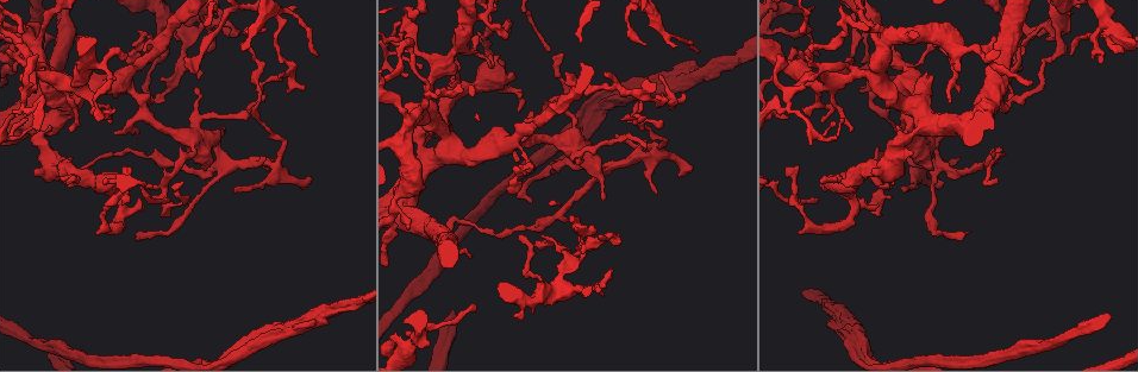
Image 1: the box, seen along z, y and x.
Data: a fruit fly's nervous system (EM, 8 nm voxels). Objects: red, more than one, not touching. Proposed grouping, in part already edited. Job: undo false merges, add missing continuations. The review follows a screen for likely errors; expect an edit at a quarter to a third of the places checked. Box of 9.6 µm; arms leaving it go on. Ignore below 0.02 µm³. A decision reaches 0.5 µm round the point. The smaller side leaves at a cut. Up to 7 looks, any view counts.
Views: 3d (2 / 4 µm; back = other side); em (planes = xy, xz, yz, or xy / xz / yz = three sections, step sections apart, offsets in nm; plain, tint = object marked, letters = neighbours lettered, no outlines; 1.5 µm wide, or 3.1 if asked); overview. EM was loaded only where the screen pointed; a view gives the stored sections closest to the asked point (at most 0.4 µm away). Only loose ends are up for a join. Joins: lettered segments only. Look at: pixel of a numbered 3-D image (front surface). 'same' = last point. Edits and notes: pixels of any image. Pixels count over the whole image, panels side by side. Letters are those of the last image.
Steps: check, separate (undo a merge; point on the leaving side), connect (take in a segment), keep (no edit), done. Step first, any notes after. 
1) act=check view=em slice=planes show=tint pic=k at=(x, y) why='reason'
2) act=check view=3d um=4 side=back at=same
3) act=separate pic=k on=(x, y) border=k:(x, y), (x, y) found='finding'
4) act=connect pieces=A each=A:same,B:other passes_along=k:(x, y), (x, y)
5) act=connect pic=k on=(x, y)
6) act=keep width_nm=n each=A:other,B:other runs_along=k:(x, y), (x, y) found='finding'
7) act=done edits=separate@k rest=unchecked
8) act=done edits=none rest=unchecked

act=check view=3d um=4 side=back pic=1 at=(864, 85) why='free end'

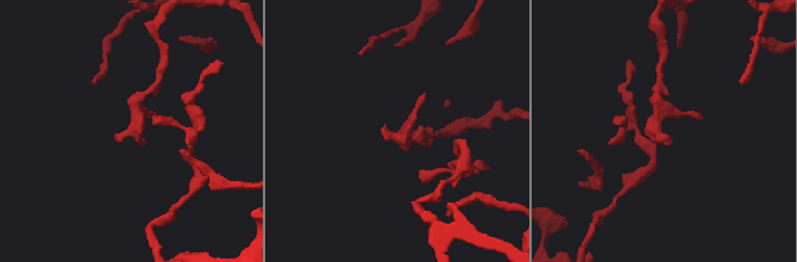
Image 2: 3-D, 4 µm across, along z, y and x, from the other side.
act=check view=em slice=planes show=letters pic=2 at=(667, 137)

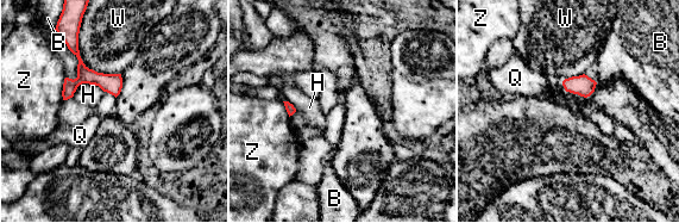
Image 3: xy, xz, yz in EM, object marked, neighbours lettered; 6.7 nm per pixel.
act=keep each=B:other,H:other,Q:other,W:other,Z:other runs_along=3:(73, 29), (81, 66), (115, 92) found='no lettered segment goes on from it'

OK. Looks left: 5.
act=check view=em slice=planes show=letters pic=1 at=(67, 182) why='branch stops here'

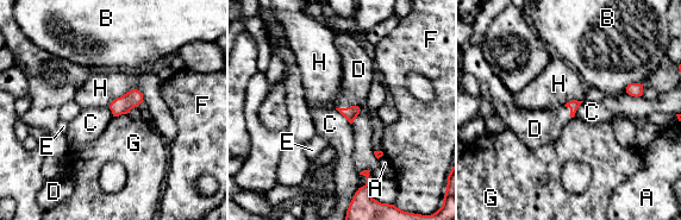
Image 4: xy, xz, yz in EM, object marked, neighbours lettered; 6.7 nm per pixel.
act=connect pieces=D each=A:other,B:other,C:other,D:same,E:other,F:other,G:other,H:other found='the cell continues'

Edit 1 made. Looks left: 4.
act=check view=em slice=planes show=letters pic=1 at=(873, 75) why='three arms meet'

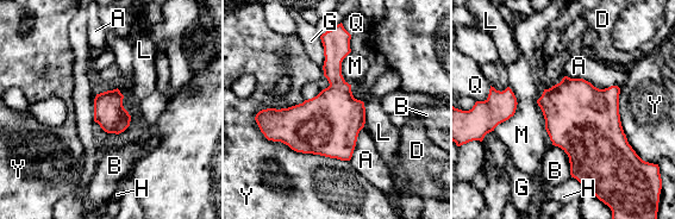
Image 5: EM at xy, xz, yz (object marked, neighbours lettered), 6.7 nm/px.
act=keep each=A:other,B:other,D:other,G:other,H:other,L:other,M:other,Q:other,Y:other border=5:(508, 86), (516, 112), (493, 130) found='all the same cell'

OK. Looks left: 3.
act=done edits=connect@4 rest=unchecked

